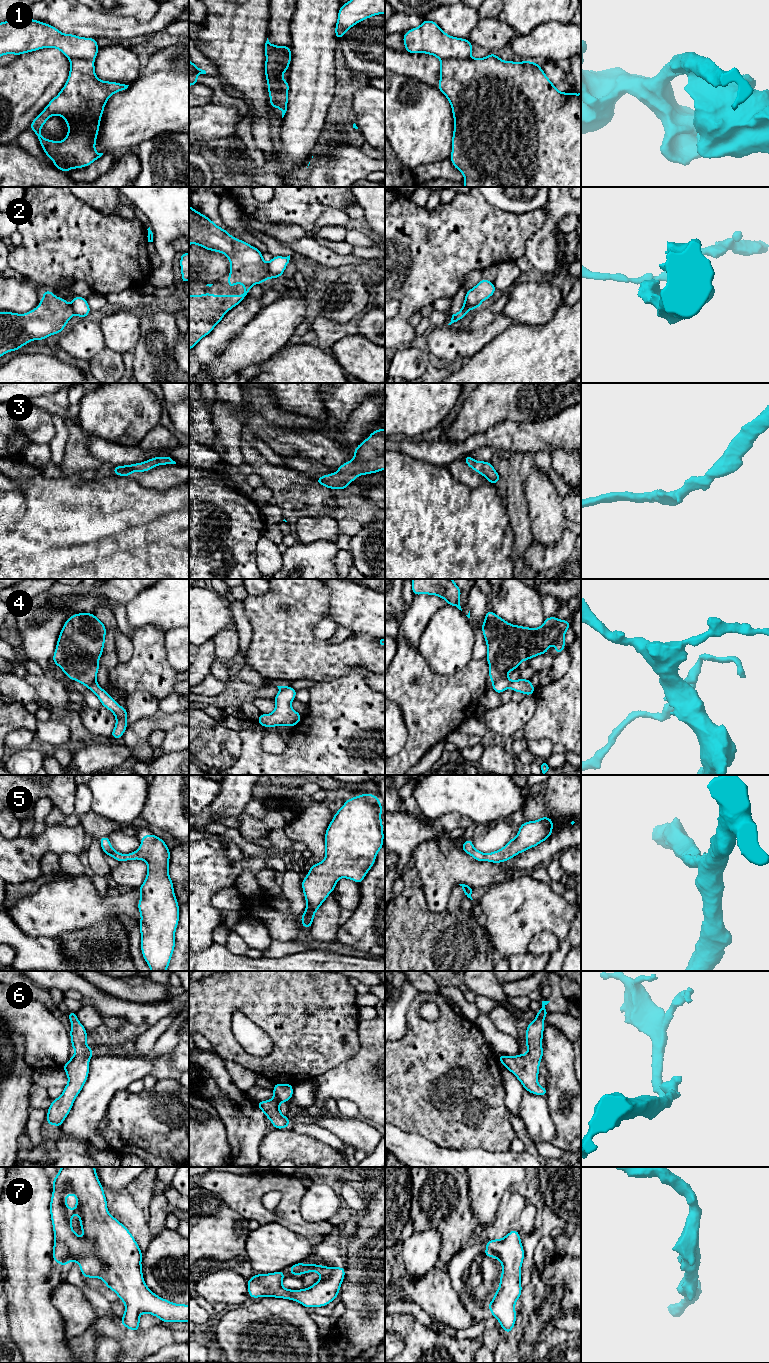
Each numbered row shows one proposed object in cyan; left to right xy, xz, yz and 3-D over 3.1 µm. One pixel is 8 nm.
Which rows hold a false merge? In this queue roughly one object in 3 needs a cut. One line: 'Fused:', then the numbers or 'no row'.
Fused: 1, 2, 4

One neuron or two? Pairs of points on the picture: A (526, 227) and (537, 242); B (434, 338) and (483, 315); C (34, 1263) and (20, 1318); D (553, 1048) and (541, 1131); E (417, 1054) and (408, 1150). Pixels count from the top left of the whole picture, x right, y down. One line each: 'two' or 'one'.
A: two
B: one
C: one
D: two
E: two

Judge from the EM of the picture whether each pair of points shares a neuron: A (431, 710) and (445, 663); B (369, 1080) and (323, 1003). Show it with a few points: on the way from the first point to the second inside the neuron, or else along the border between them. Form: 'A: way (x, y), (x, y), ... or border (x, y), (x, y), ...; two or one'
A: border (424, 659), (440, 674), (453, 674), (464, 667); two
B: border (358, 1032), (359, 1049), (334, 1068); two

